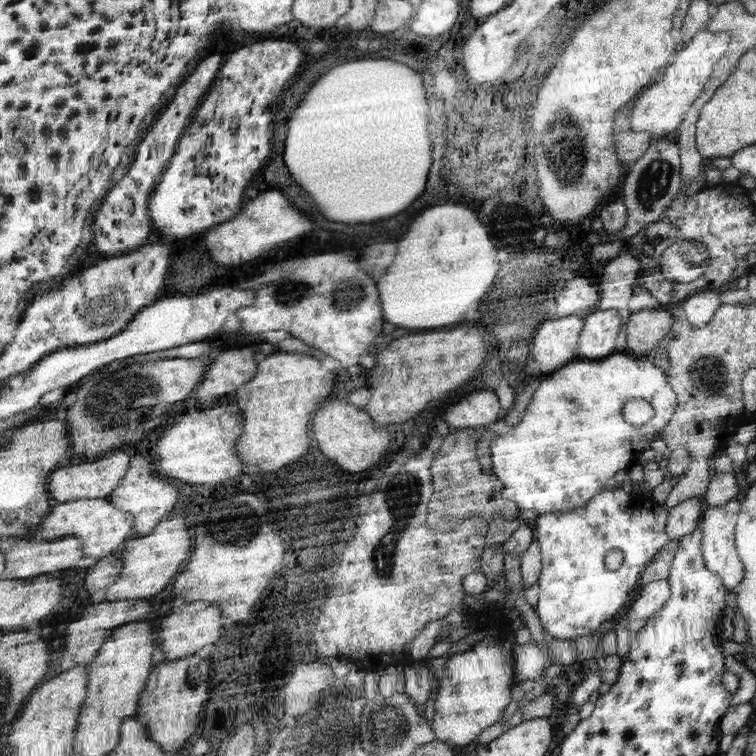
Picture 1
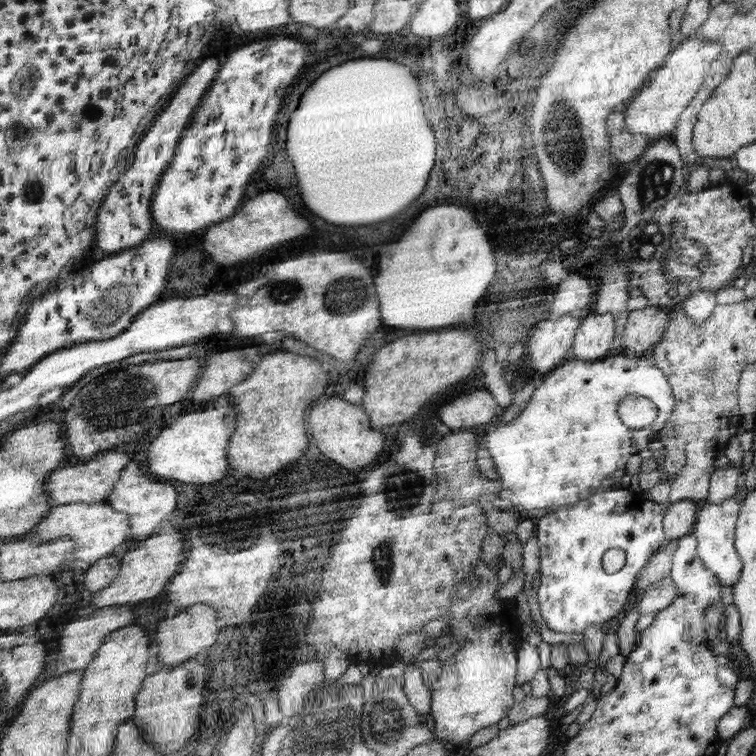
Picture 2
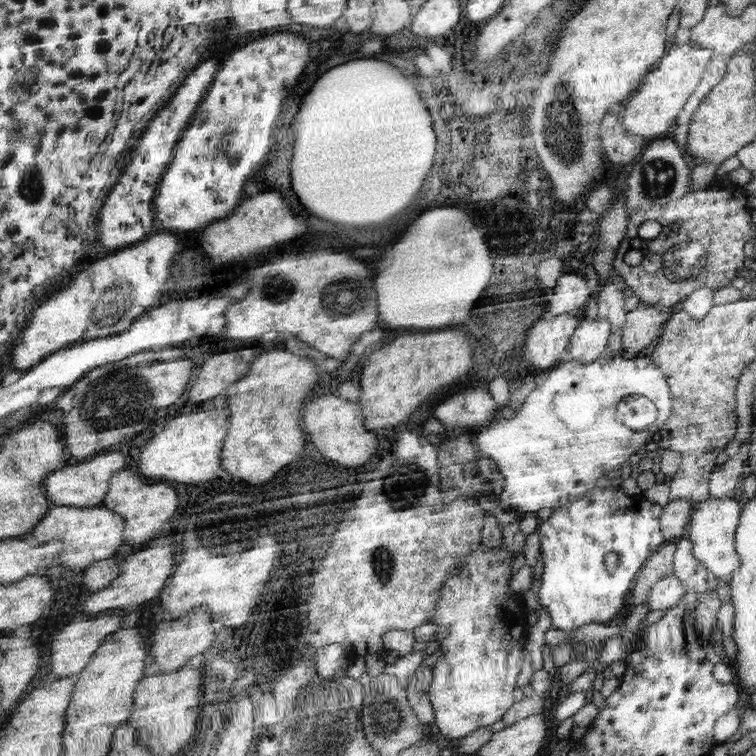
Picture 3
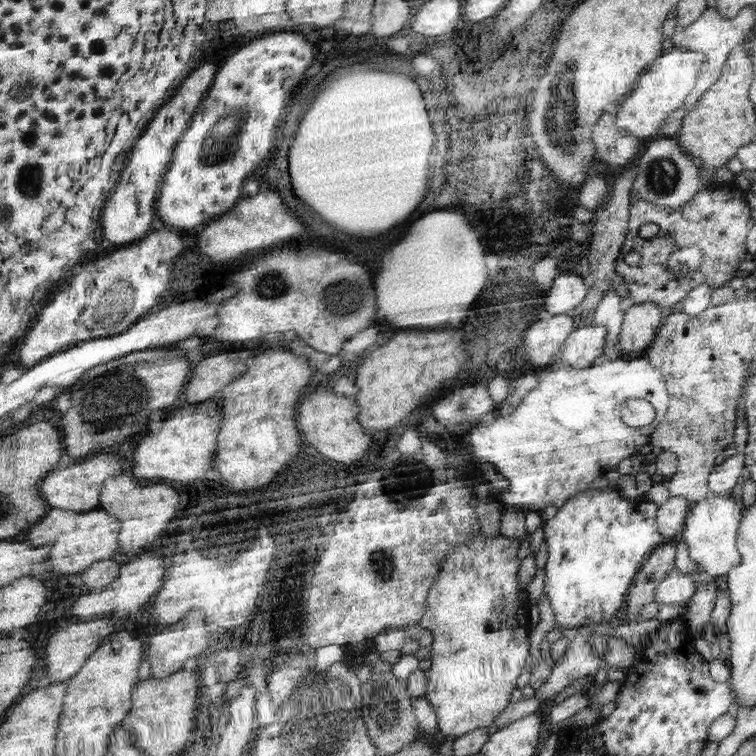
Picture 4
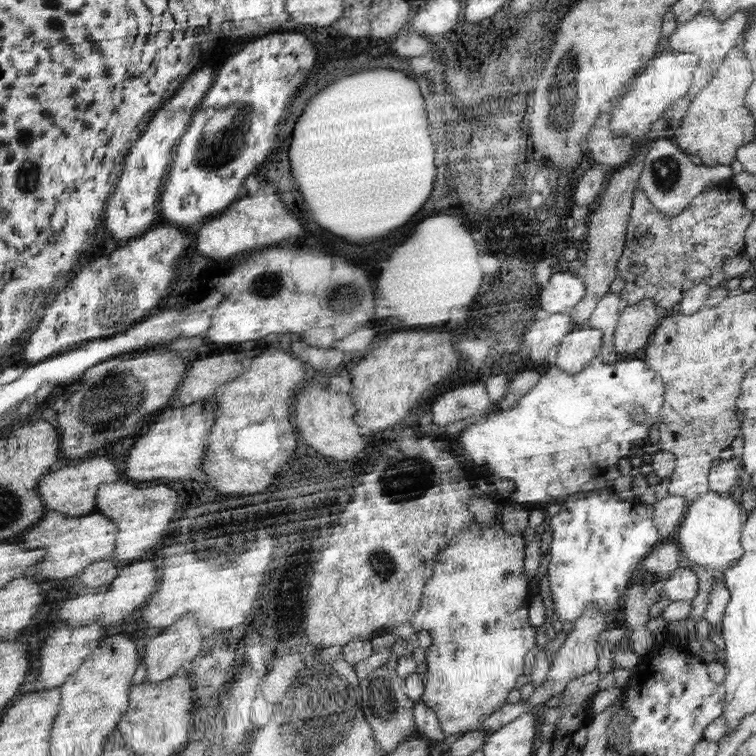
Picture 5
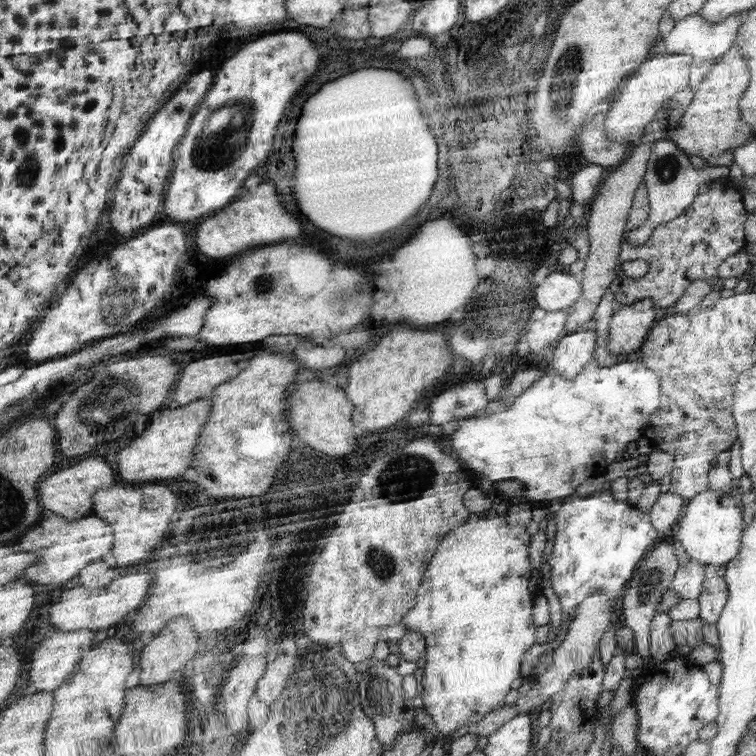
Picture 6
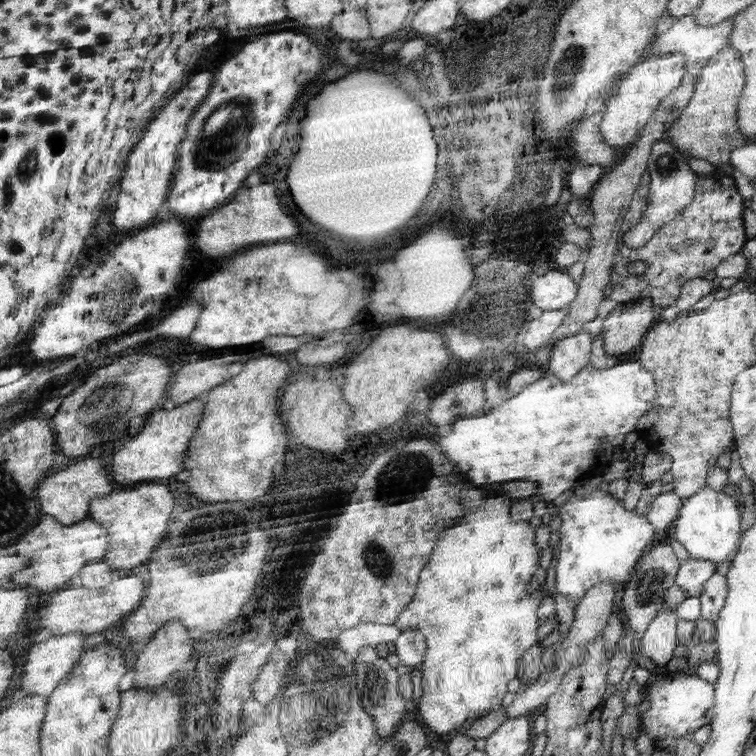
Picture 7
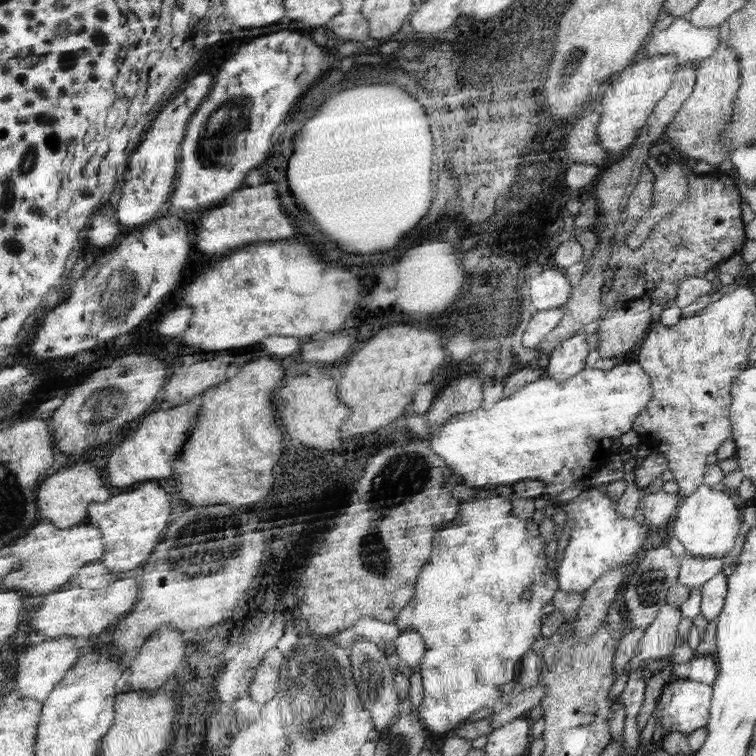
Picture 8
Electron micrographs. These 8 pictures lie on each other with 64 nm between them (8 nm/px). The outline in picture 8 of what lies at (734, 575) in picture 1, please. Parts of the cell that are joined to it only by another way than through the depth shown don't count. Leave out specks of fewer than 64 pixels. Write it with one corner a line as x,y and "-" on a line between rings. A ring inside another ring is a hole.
701,484
701,488
683,498
683,504
679,506
673,524
671,524
671,534
677,536
677,540
685,546
689,556
695,558
723,558
731,548
733,548
733,540
737,536
737,508
733,504
733,500
721,492
711,490
709,486

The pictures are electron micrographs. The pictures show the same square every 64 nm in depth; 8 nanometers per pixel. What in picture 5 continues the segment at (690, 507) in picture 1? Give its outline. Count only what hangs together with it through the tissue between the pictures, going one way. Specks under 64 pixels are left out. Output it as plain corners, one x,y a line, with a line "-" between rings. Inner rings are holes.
671,494
653,504
653,512
655,512
653,520
667,540
675,540
685,516
687,516
687,508
689,508
687,498
671,496

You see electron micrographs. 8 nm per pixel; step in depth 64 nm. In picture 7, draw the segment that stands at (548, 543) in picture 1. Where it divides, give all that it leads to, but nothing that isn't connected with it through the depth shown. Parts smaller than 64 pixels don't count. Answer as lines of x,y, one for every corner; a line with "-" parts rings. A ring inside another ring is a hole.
593,490
591,494
573,496
559,510
563,518
561,542
559,548
553,550
557,556
557,592
571,596
575,602
583,602
587,592
597,584
615,578
623,588
627,580
633,576
637,564
651,550
651,540
659,534
647,516
637,516
635,512
627,512
623,508
623,500
613,498
613,494
603,490

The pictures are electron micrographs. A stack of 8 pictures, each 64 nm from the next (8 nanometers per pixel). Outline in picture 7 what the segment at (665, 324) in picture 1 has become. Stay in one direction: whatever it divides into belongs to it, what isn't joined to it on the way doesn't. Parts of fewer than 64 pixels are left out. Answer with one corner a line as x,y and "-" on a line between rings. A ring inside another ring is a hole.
643,298
635,302
621,302
603,322
601,336
605,338
605,352
609,356
625,356
643,346
645,336
657,324
657,306
653,300

